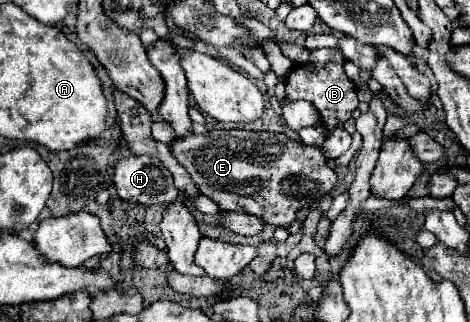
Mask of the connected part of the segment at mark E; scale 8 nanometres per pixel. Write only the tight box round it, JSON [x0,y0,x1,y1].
[171,131,337,225]

